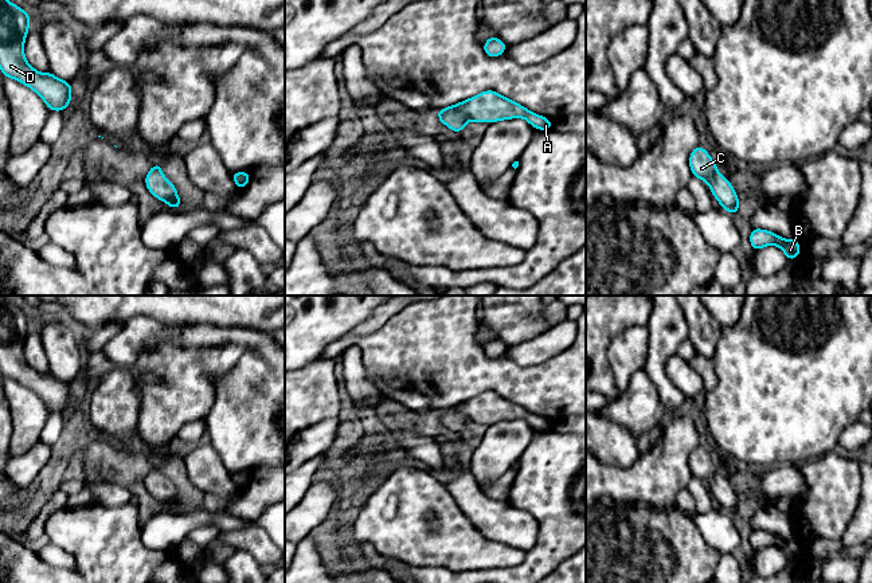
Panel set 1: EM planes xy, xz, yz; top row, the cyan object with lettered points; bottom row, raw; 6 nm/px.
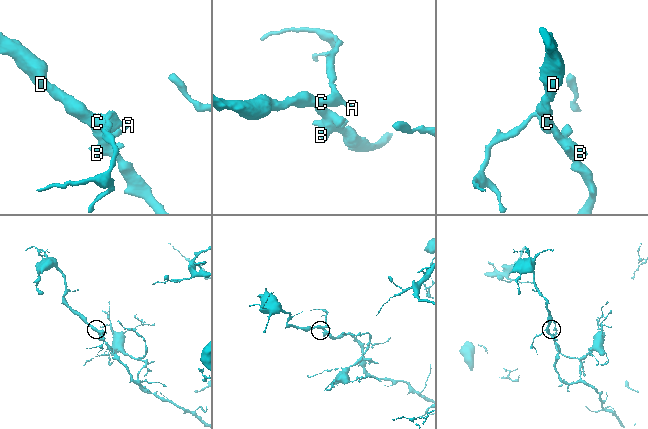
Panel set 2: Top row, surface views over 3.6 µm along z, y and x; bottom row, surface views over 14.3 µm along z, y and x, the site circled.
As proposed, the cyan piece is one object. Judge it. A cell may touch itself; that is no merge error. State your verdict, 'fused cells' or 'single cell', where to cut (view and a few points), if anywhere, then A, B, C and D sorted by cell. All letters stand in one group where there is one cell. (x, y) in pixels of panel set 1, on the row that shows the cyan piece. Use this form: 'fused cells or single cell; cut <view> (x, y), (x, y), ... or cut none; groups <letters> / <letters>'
single cell; cut none; groups A B C D

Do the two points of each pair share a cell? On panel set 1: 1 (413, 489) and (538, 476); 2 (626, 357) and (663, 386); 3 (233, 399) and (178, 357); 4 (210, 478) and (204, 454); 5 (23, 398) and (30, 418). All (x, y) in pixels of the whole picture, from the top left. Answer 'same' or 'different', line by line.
1: different
2: different
3: different
4: same
5: same

